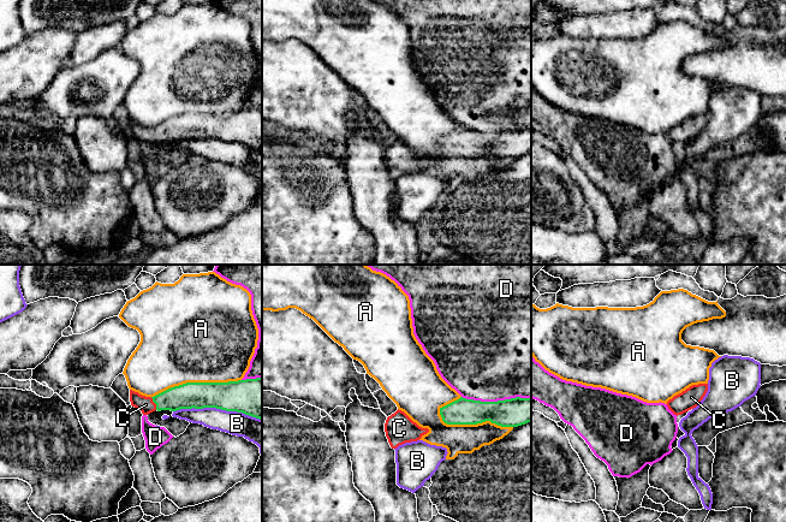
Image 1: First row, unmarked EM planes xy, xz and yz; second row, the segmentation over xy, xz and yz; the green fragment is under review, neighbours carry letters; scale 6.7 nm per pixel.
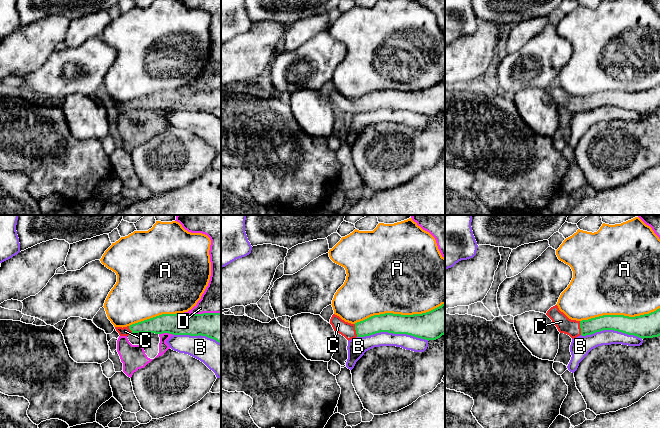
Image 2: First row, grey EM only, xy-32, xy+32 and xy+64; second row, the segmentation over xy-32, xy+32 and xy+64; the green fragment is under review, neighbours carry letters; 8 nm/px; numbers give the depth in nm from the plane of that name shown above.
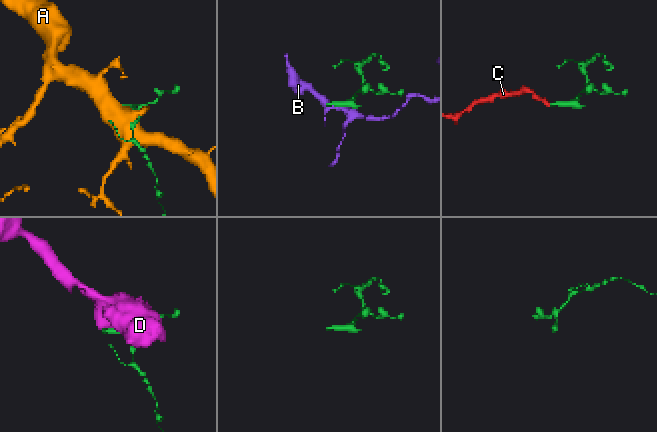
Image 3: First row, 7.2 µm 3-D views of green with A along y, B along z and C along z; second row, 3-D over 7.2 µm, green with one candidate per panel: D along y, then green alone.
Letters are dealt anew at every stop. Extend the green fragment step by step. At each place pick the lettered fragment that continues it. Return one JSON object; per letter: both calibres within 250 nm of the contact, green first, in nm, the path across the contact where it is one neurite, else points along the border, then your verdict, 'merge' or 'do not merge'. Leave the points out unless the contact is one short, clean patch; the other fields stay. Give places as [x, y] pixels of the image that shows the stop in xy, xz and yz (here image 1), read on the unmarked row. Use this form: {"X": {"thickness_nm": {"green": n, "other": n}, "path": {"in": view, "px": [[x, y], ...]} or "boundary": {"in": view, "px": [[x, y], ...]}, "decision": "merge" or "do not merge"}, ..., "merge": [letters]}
{"A": {"thickness_nm": {"green": 180, "other": 190}, "decision": "do not merge"}, "B": {"thickness_nm": {"green": 240, "other": 160}, "decision": "do not merge"}, "C": {"thickness_nm": {"green": 170, "other": 110}, "path": {"in": "xy", "px": [[190, 125], [154, 132], [146, 135]]}, "decision": "merge"}, "D": {"thickness_nm": {"green": 190, "other": 500}, "decision": "do not merge"}, "merge": ["C"]}

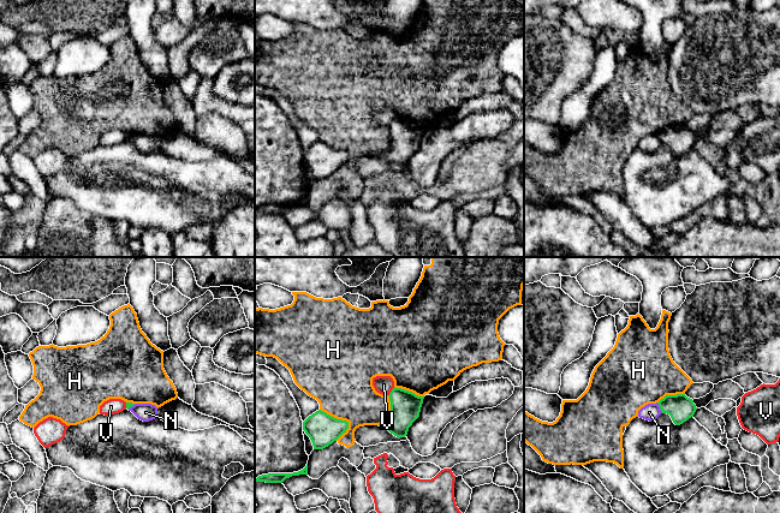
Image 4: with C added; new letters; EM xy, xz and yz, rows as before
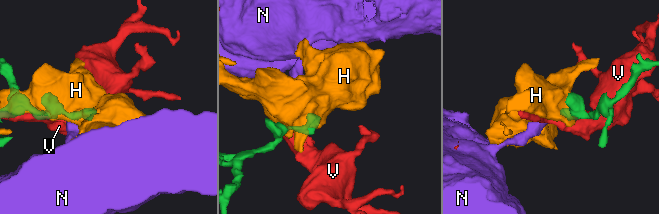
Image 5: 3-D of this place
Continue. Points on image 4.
{"H": {"thickness_nm": {"green": 200, "other": 400}, "decision": "do not merge"}, "N": {"thickness_nm": {"green": 170, "other": 110}, "boundary": {"in": "yz", "px": [[656, 133], [662, 143]]}, "decision": "do not merge"}, "V": {"thickness_nm": {"green": 200, "other": 130}, "decision": "do not merge"}, "merge": []}

